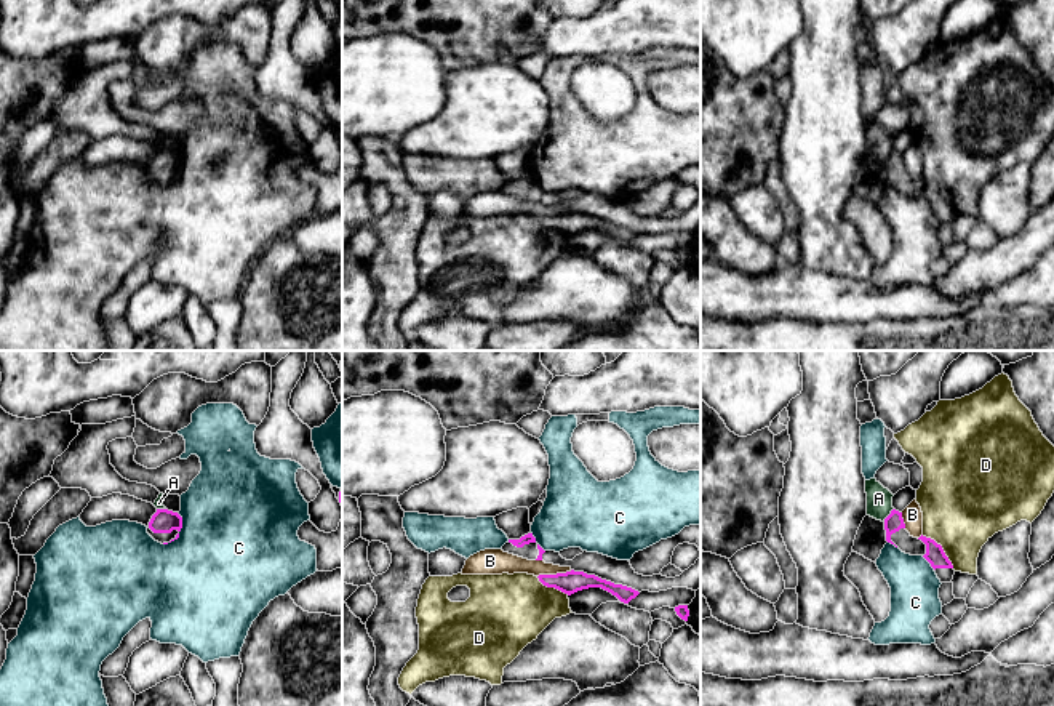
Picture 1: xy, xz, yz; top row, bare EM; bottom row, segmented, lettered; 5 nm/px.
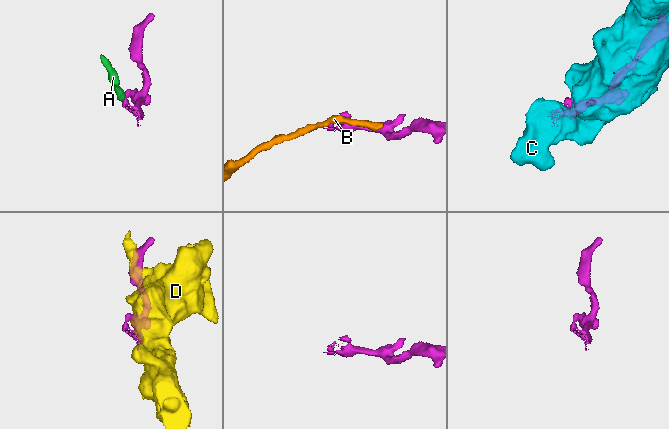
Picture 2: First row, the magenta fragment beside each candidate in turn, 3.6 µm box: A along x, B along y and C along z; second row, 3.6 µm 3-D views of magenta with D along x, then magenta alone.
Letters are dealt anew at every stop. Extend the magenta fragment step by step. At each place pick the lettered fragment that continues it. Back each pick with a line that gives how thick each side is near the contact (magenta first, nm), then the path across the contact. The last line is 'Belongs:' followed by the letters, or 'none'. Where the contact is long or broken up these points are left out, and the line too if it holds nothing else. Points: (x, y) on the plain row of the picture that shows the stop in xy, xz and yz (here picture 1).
Belongs: none

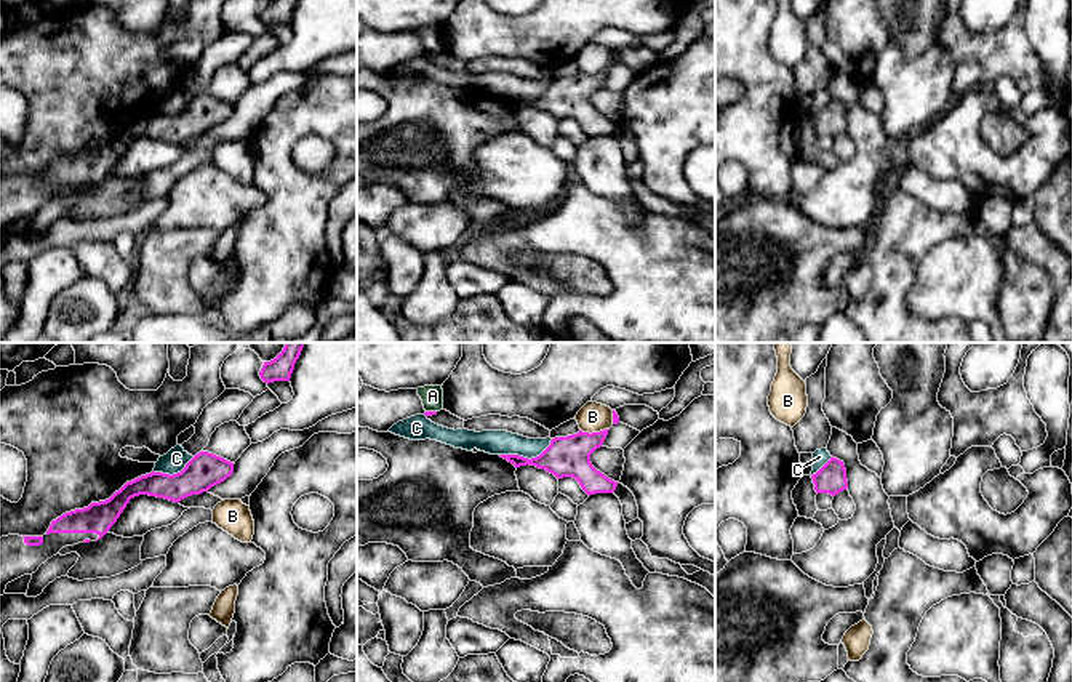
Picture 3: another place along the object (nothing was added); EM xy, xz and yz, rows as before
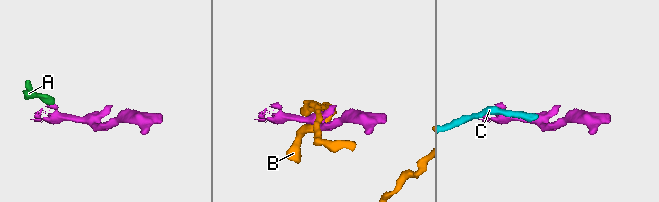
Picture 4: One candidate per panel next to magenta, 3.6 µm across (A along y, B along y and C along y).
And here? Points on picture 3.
Belongs: none

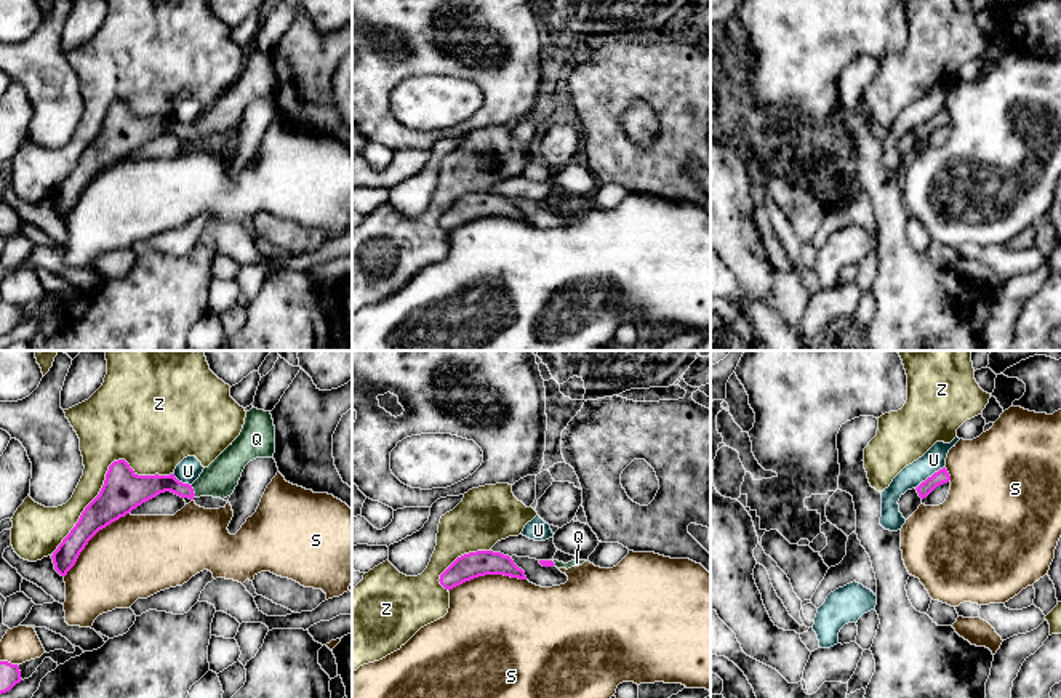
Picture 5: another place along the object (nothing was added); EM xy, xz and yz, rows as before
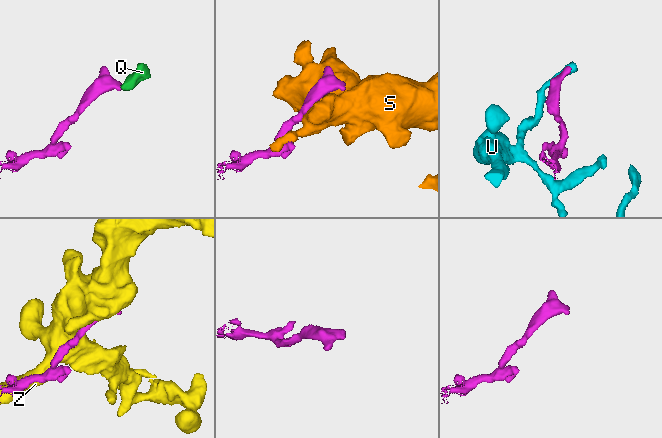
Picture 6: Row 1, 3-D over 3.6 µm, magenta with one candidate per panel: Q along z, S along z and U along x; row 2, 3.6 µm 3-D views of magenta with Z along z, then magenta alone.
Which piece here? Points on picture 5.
Q: 130/180 nm | across xy (143, 130), (175, 127), (192, 132), (220, 120)
Belongs: Q

